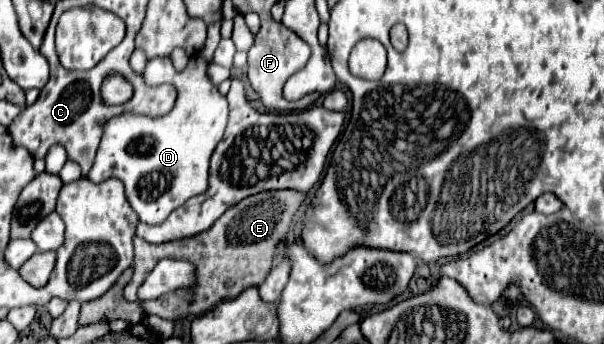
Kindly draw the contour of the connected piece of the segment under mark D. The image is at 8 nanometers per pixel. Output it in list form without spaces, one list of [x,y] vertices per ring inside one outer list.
[[[202,54],[192,56],[182,72],[172,66],[170,58],[148,60],[144,68],[146,84],[172,84],[178,90],[178,102],[174,108],[160,118],[120,114],[104,126],[104,136],[88,180],[122,180],[126,198],[136,210],[140,222],[152,226],[162,224],[174,212],[174,208],[180,208],[186,200],[202,194],[208,188],[208,164],[226,128],[228,102],[226,96],[222,96],[208,80],[206,66],[208,62]]]

